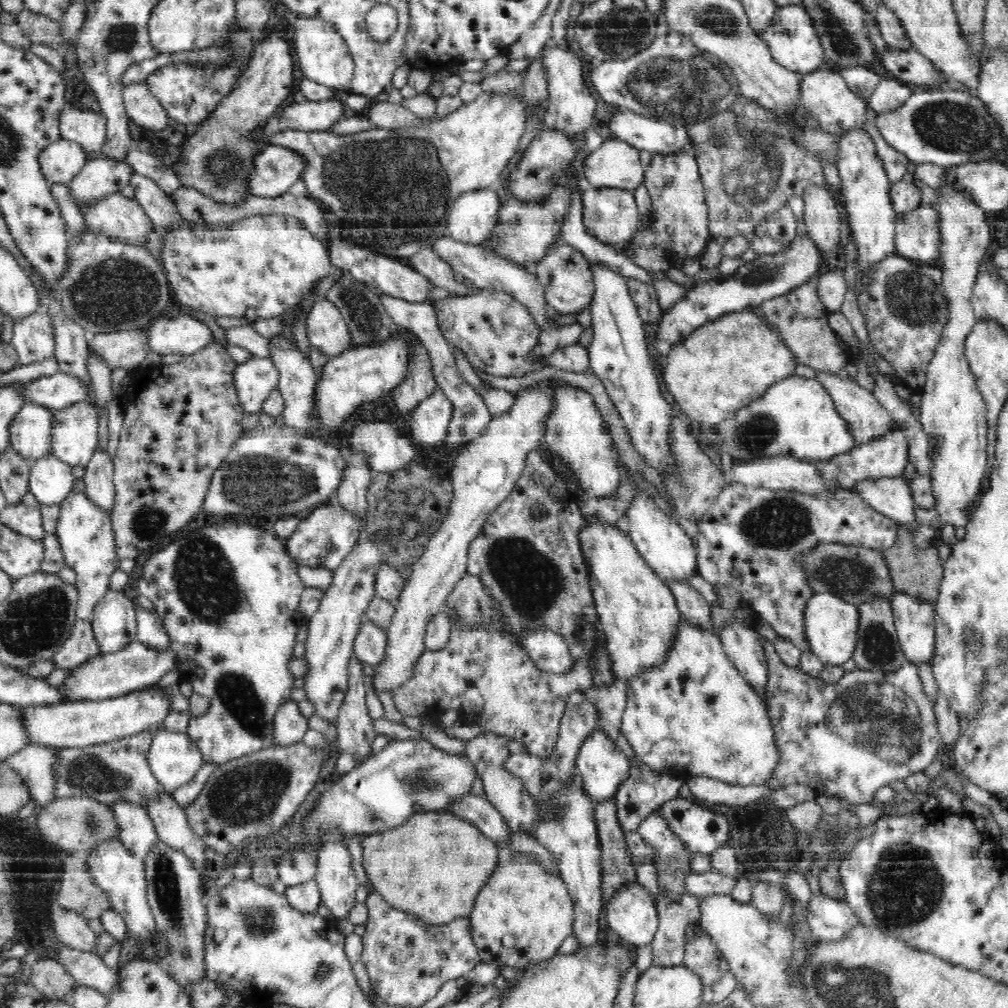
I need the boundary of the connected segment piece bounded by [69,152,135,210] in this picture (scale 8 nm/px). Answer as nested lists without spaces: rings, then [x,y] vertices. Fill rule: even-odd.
[[[97,152],[96,158],[87,160],[80,174],[70,182],[72,199],[80,210],[89,208],[101,201],[102,197],[121,192],[130,185],[134,174],[126,159],[104,158],[104,154]]]

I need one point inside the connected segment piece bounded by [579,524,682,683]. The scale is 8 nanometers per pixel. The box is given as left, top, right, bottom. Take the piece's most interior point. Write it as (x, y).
(639, 615)

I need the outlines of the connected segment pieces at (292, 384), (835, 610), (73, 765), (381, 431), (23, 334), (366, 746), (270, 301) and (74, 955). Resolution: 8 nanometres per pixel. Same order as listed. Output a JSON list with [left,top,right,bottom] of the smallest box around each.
[[270,335,319,434],[803,592,861,665],[55,732,168,808],[348,422,416,473],[11,311,55,366],[336,658,376,762],[160,215,333,325],[57,945,120,998]]

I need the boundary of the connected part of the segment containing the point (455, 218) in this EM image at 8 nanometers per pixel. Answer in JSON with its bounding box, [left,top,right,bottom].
[446,188,500,246]

